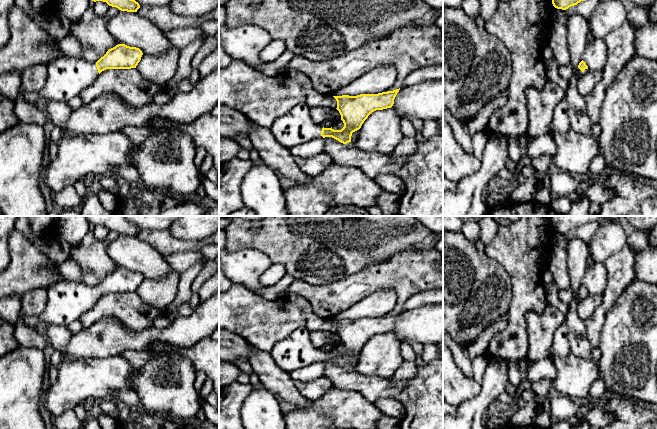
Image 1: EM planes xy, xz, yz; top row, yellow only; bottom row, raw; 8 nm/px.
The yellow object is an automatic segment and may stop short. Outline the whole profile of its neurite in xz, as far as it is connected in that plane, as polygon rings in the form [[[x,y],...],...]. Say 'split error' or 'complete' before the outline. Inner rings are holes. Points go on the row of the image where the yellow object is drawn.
split error | [[[400,88],[378,94],[333,96],[337,101],[336,109],[339,111],[341,120],[344,123],[344,127],[341,130],[334,130],[332,127],[324,128],[321,125],[315,124],[311,117],[310,107],[306,104],[305,101],[296,105],[288,114],[277,119],[270,130],[276,140],[288,149],[299,143],[317,137],[332,137],[343,144],[347,144],[351,142],[352,133],[361,128],[364,121],[372,112],[376,110],[391,108],[393,106],[394,99],[399,90]]]

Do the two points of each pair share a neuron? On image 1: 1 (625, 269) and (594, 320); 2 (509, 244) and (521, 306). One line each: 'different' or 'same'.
1: same
2: same

